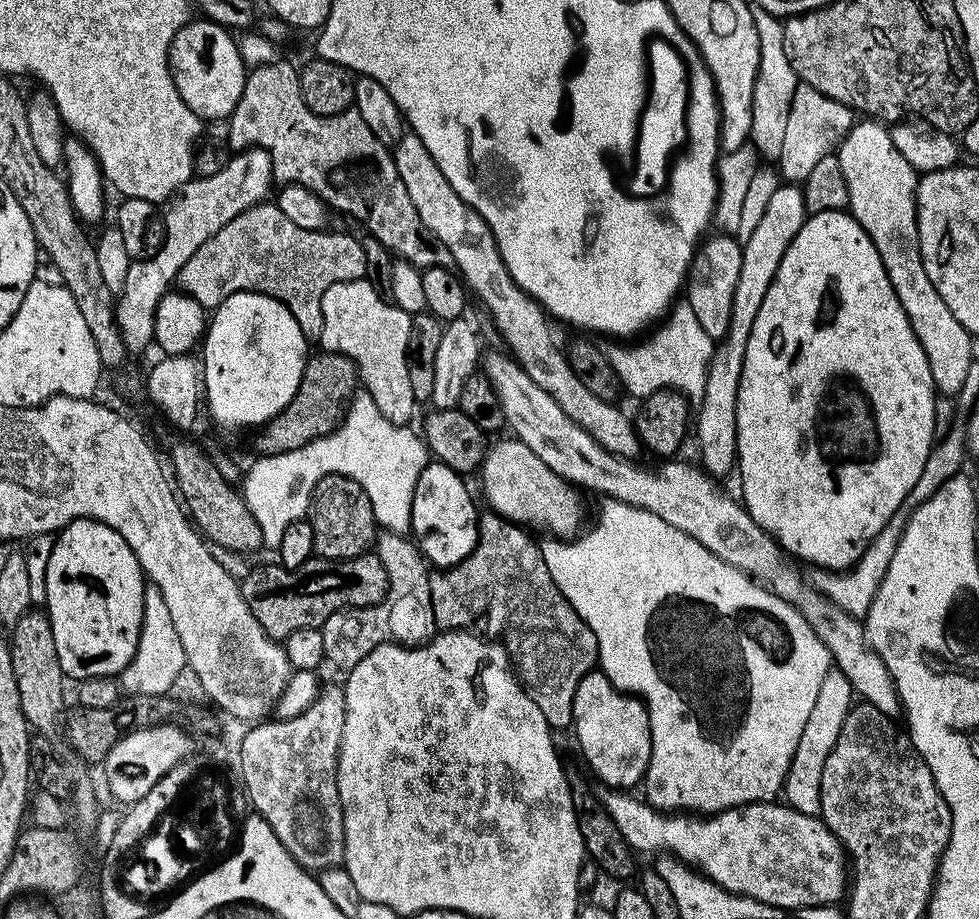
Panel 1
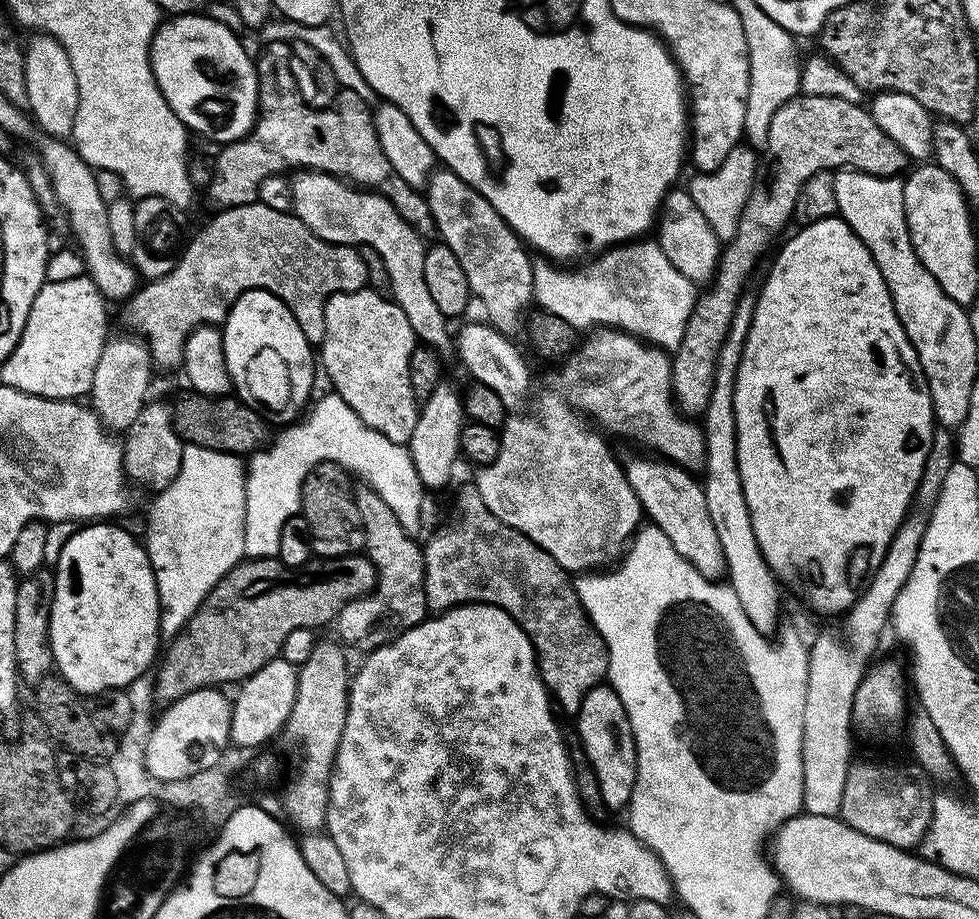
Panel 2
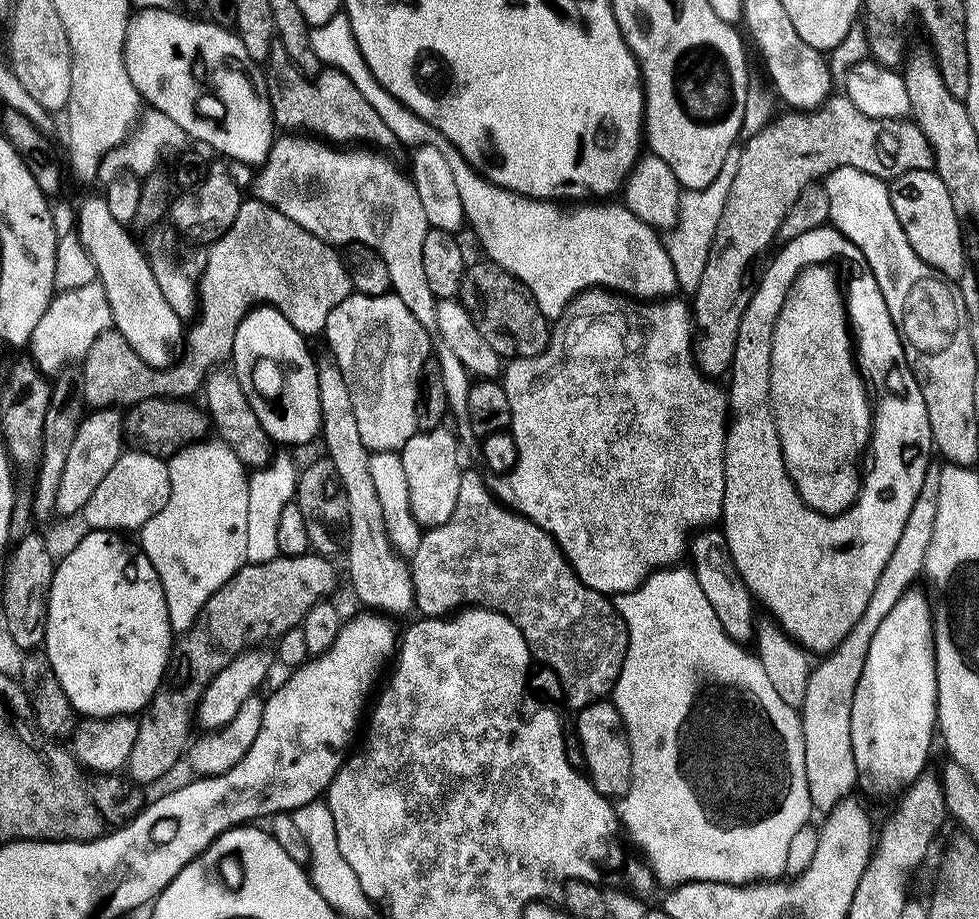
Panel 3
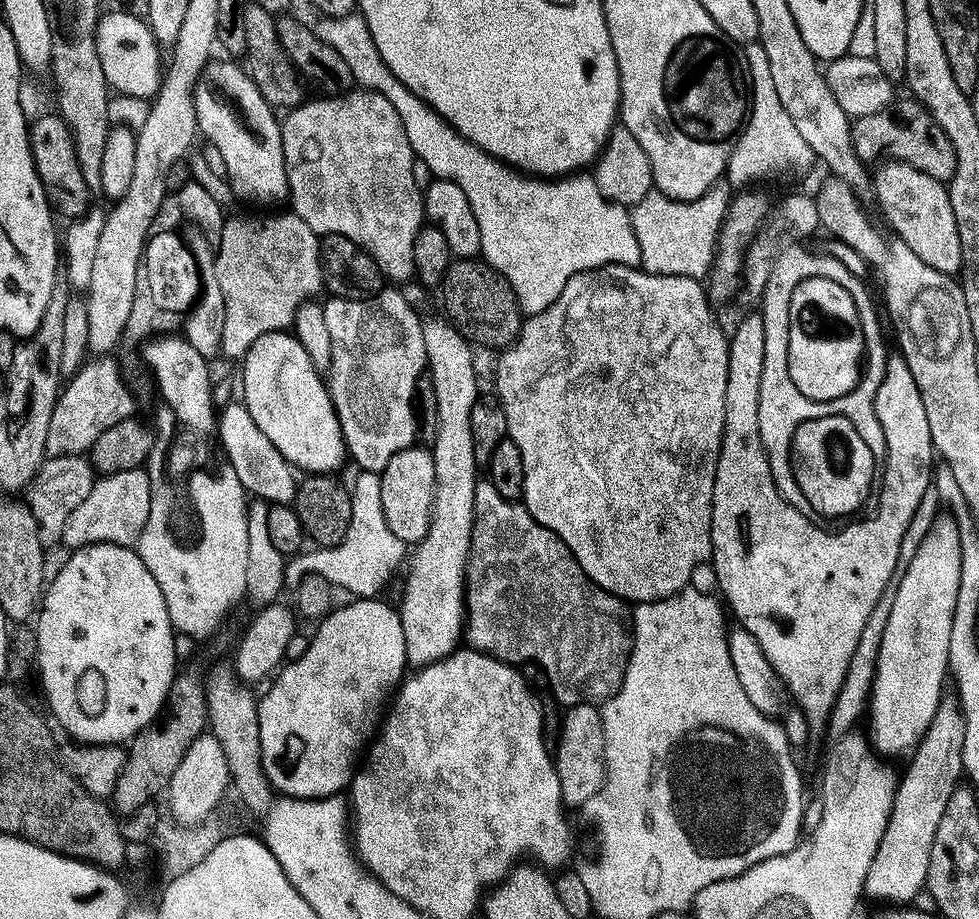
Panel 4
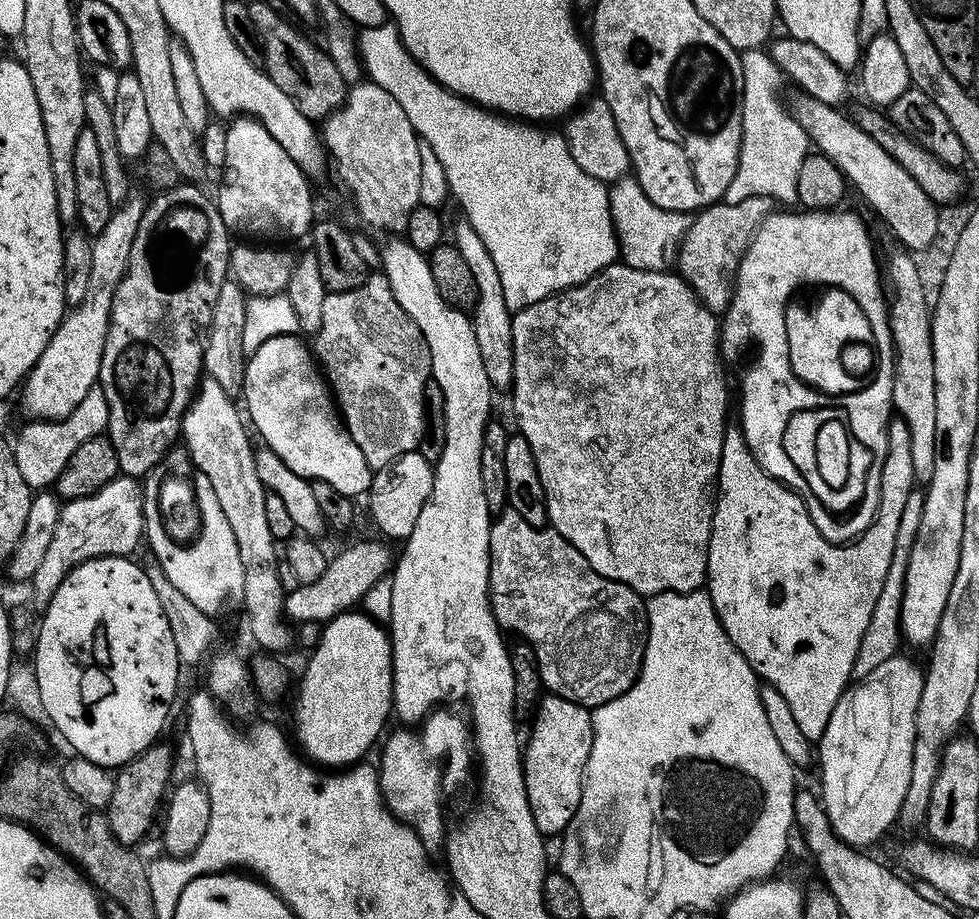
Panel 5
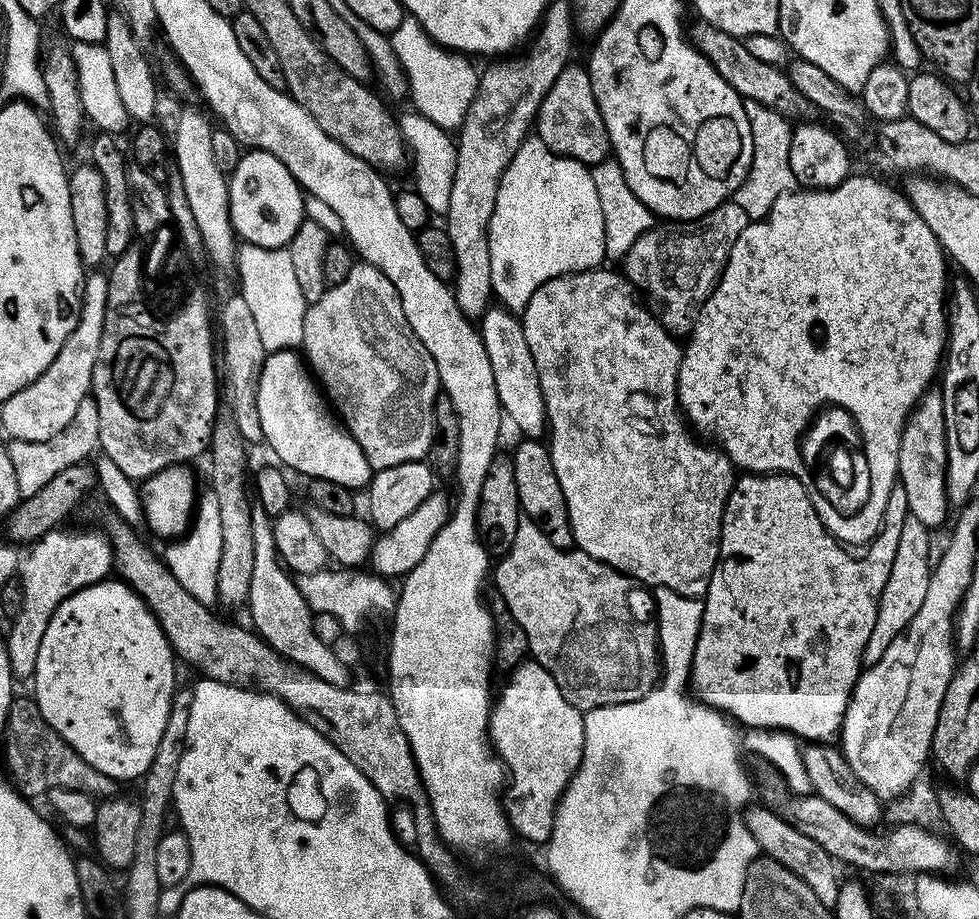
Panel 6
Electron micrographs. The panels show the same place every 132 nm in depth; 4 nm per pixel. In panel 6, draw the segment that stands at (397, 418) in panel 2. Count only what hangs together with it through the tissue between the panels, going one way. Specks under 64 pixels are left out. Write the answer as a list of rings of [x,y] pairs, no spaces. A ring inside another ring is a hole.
[[[363,262],[353,263],[350,274],[346,274],[343,282],[329,286],[322,294],[322,298],[318,298],[318,302],[305,307],[302,334],[304,335],[302,356],[307,367],[318,381],[319,387],[330,397],[331,407],[338,413],[339,419],[348,429],[348,433],[356,439],[358,446],[362,446],[362,454],[366,454],[366,462],[370,462],[372,469],[381,472],[390,466],[402,466],[402,462],[424,460],[430,450],[430,442],[434,438],[436,429],[434,402],[436,393],[441,391],[440,375],[434,366],[434,358],[430,358],[426,346],[422,346],[422,342],[418,342],[418,334],[414,334],[414,330],[410,330],[410,322],[406,322],[406,314],[402,314],[402,302],[398,298],[398,290],[394,290],[394,282],[390,282],[390,278],[386,278],[386,274],[382,274],[382,270],[378,270],[374,266]]]

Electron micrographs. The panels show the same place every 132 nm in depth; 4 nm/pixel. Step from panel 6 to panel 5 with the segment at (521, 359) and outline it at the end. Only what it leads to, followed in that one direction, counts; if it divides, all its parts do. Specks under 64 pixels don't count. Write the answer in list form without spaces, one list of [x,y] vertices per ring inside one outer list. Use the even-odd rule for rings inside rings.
[[[460,218],[456,225],[451,225],[450,240],[455,244],[458,254],[462,254],[470,274],[474,274],[476,287],[476,307],[471,309],[470,319],[474,338],[478,338],[478,351],[482,353],[482,366],[486,366],[486,378],[490,378],[493,389],[511,389],[514,374],[514,344],[512,342],[513,311],[506,306],[506,294],[502,290],[502,278],[498,278],[498,266],[486,250],[486,242],[478,238],[478,230],[466,218]]]

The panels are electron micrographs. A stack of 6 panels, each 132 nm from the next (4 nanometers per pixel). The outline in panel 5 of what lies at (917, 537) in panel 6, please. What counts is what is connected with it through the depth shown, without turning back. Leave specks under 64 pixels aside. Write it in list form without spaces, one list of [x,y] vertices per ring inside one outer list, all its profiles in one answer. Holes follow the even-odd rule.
[[[920,488],[912,490],[906,507],[902,510],[902,519],[898,524],[898,533],[894,542],[894,555],[890,562],[890,570],[887,571],[887,578],[882,586],[882,594],[875,602],[874,613],[870,618],[870,624],[862,636],[862,645],[859,646],[858,656],[854,660],[852,675],[855,679],[860,679],[871,670],[880,666],[886,659],[897,655],[897,646],[902,638],[900,630],[900,610],[902,594],[904,593],[904,582],[906,576],[906,566],[909,565],[910,550],[913,549],[914,538],[917,536],[918,525],[922,518],[922,506],[925,505],[924,491]]]

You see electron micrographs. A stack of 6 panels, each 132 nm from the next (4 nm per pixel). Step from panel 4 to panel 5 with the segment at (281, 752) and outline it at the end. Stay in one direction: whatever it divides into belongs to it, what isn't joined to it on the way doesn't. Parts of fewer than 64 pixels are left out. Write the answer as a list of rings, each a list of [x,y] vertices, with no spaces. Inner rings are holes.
[[[349,610],[338,614],[332,620],[327,621],[323,625],[320,633],[320,641],[316,648],[311,649],[310,655],[312,656],[308,660],[308,665],[304,668],[304,673],[300,676],[300,685],[296,688],[296,701],[292,704],[292,728],[296,731],[295,743],[298,745],[299,751],[304,752],[310,756],[315,765],[324,766],[320,764],[326,764],[327,769],[330,770],[343,770],[351,765],[359,764],[365,759],[364,756],[372,748],[372,743],[376,739],[381,739],[380,731],[384,728],[384,723],[388,720],[388,715],[391,717],[394,712],[394,705],[392,703],[392,641],[389,633],[376,620],[371,620],[368,616],[363,616],[360,610]]]

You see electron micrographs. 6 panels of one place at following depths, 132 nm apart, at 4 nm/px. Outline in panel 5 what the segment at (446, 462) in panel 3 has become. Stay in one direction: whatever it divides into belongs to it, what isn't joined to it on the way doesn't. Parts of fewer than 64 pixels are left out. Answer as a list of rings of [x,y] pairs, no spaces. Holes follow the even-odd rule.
[[[418,450],[402,454],[392,464],[387,464],[373,475],[366,501],[368,500],[368,512],[372,515],[377,530],[381,532],[377,532],[381,537],[397,542],[408,539],[418,522],[418,514],[422,514],[422,506],[426,506],[430,498],[435,477],[433,461],[422,458]]]

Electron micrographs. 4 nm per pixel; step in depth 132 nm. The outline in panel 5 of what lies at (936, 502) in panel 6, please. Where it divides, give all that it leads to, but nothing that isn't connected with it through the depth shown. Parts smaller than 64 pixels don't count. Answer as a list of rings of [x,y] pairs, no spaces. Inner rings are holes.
[[[899,250],[886,264],[886,288],[890,293],[888,327],[892,329],[892,407],[895,415],[906,422],[910,430],[910,451],[917,481],[926,482],[934,474],[936,449],[936,403],[934,402],[934,350],[930,296],[924,293],[920,268],[907,251]]]

